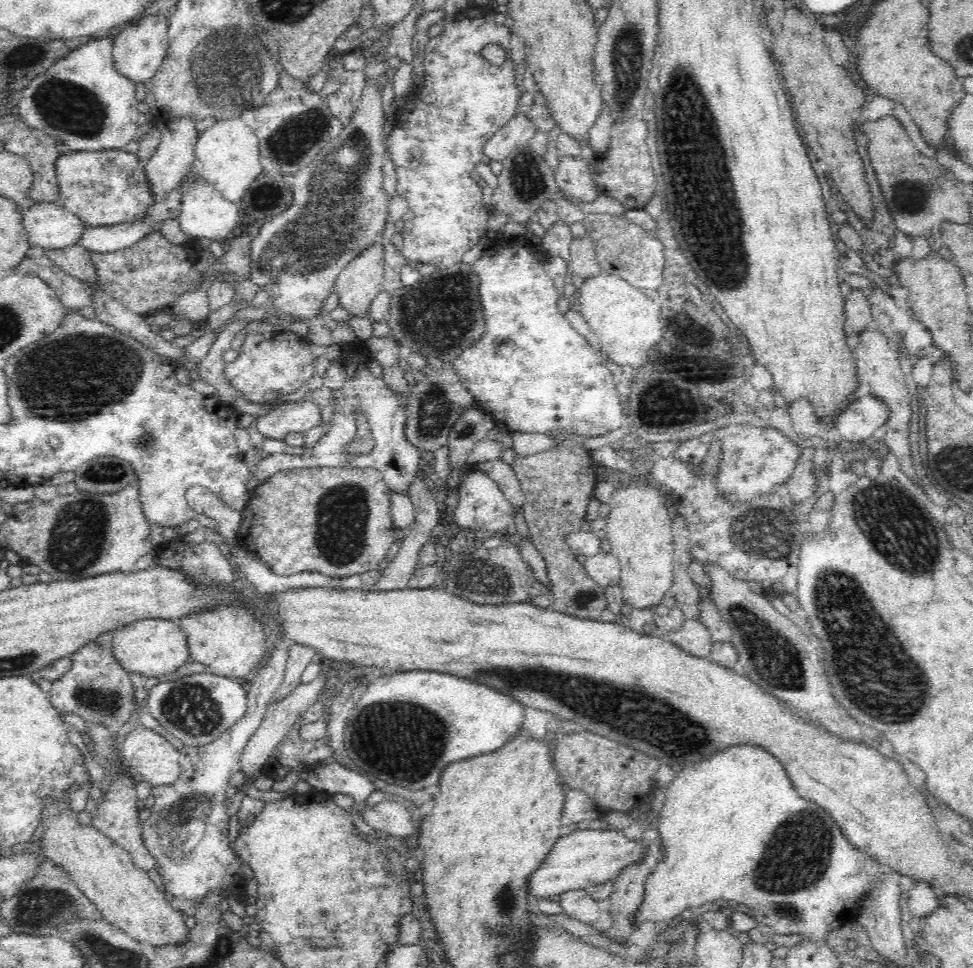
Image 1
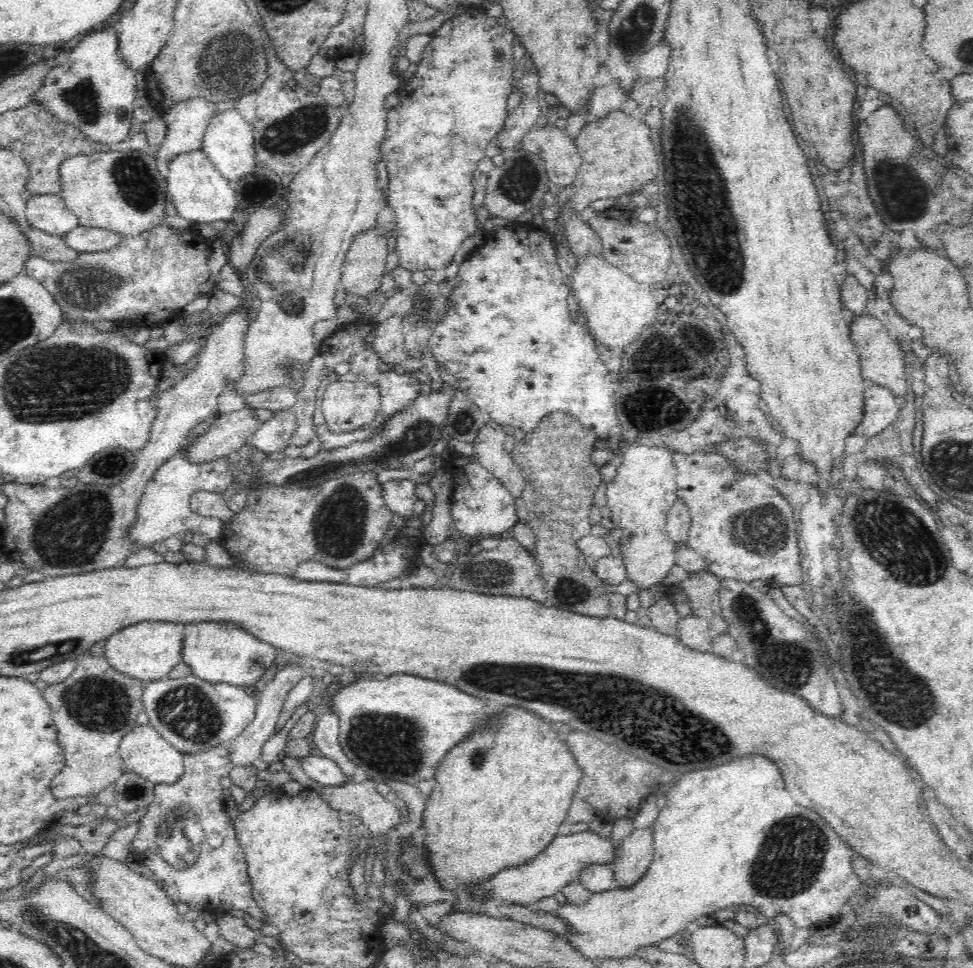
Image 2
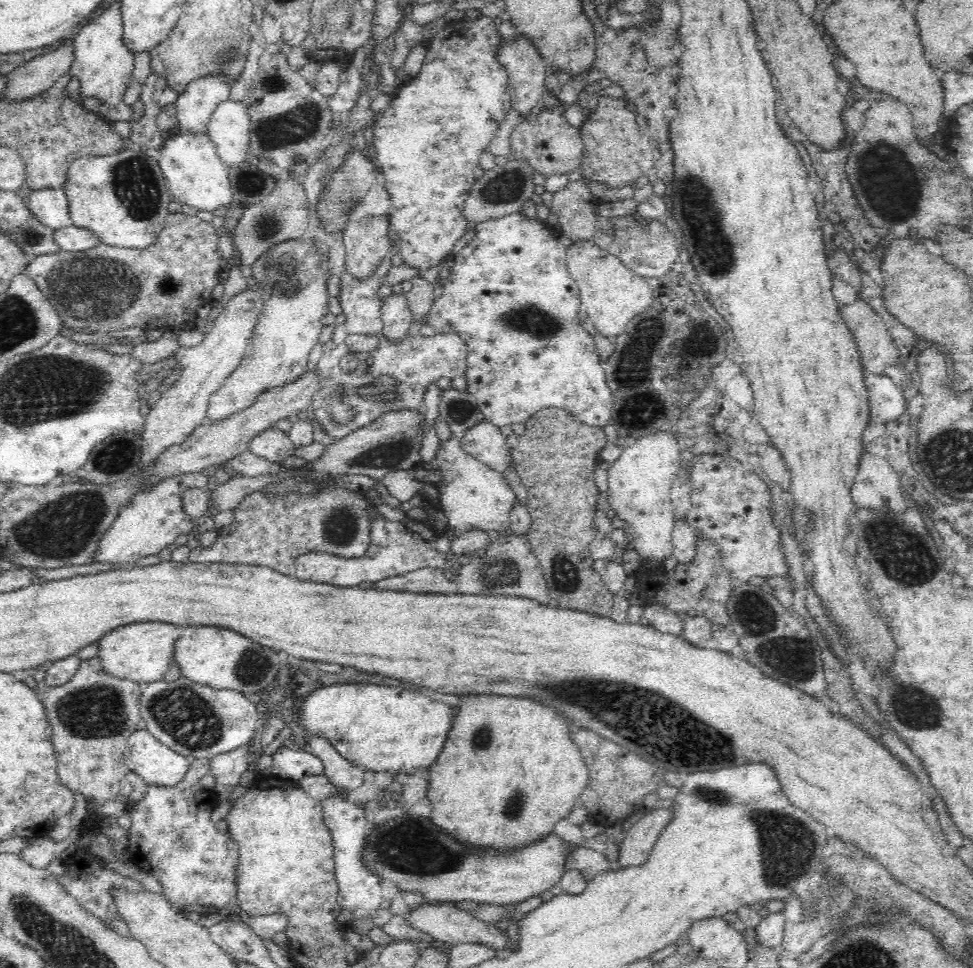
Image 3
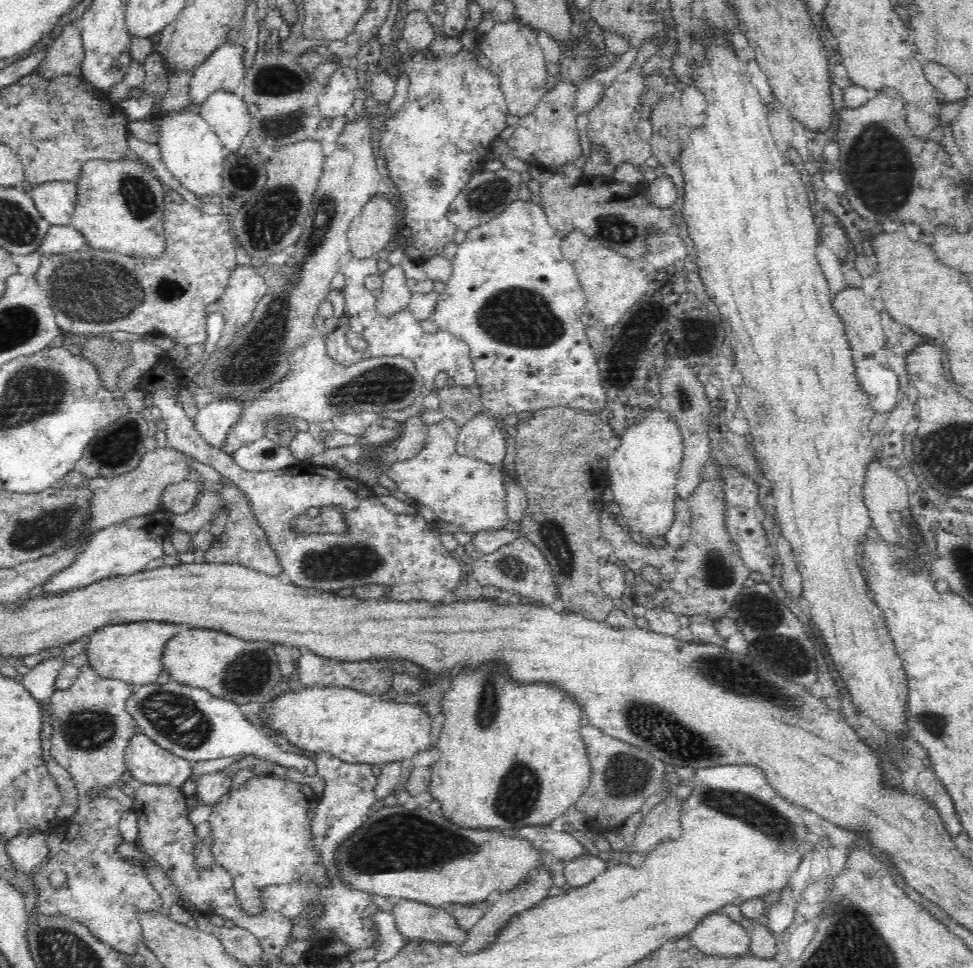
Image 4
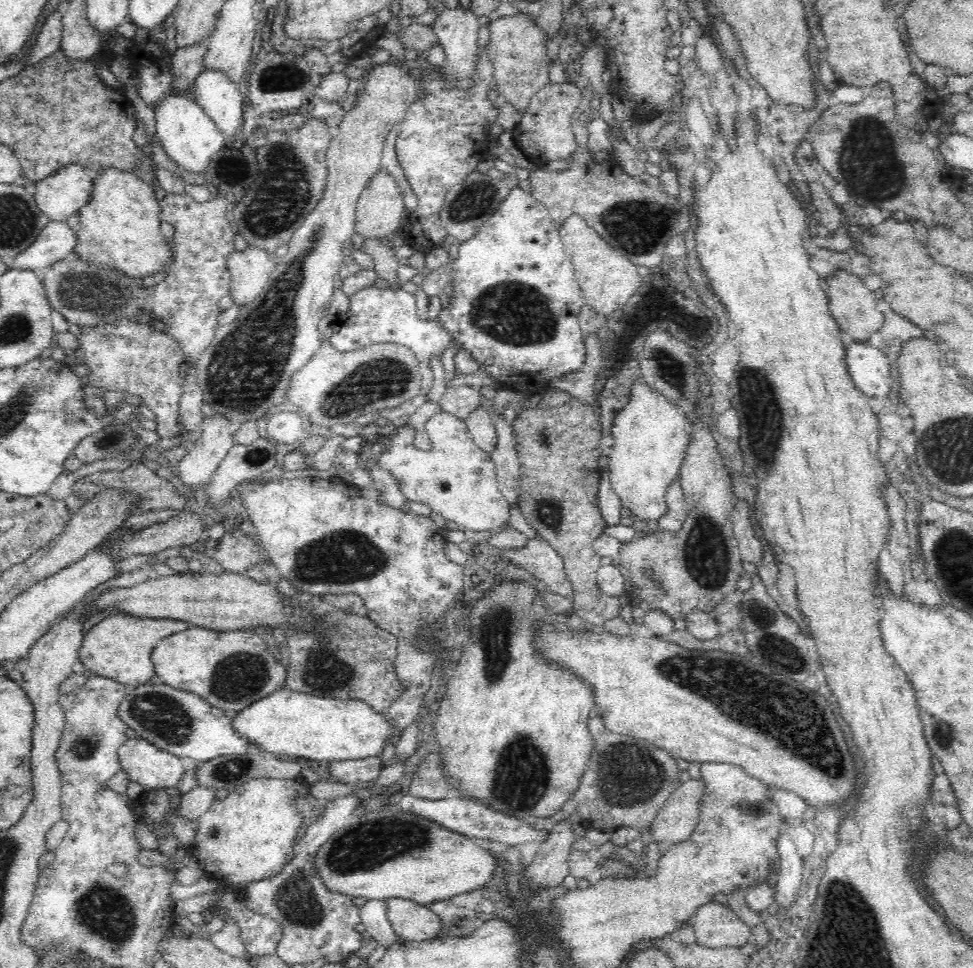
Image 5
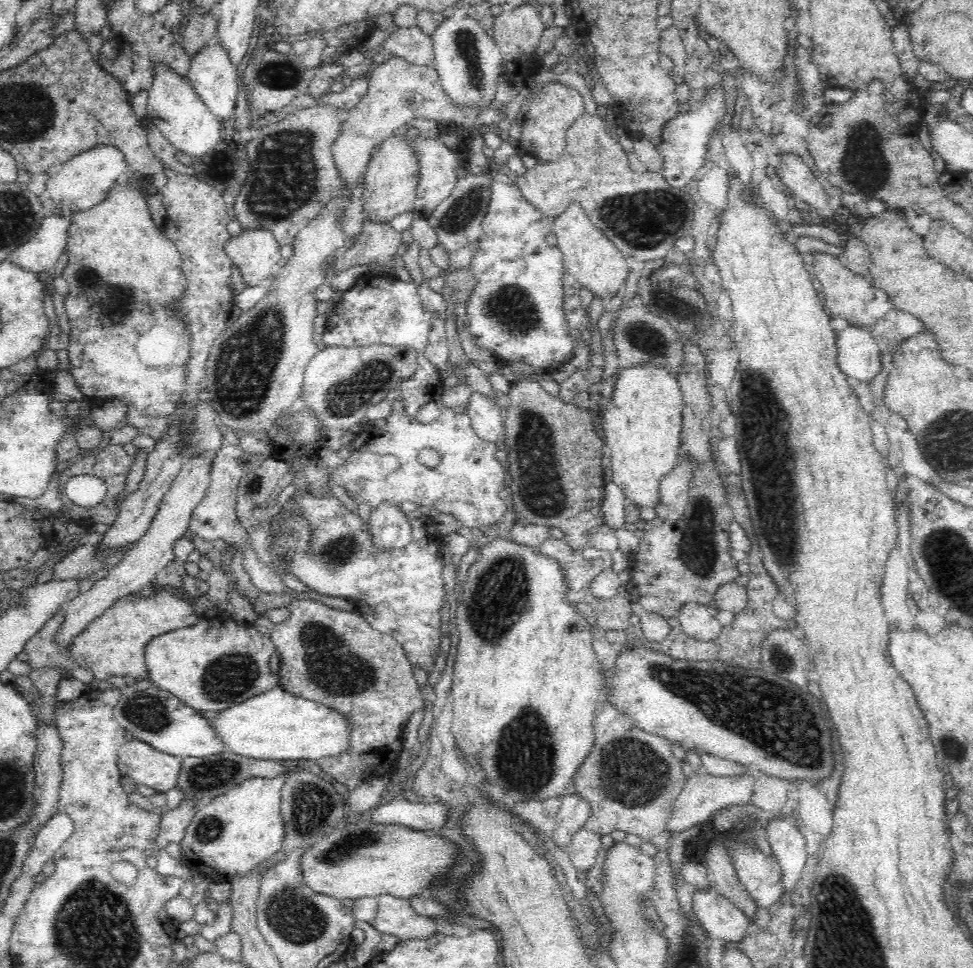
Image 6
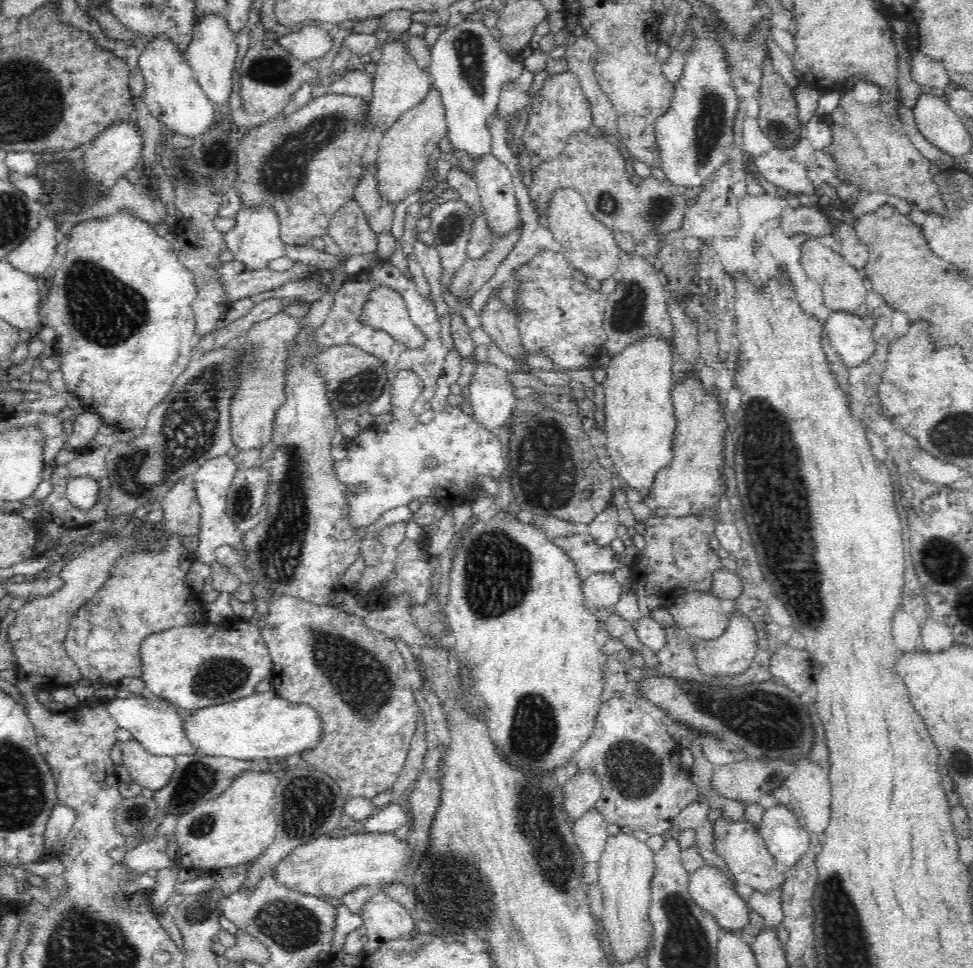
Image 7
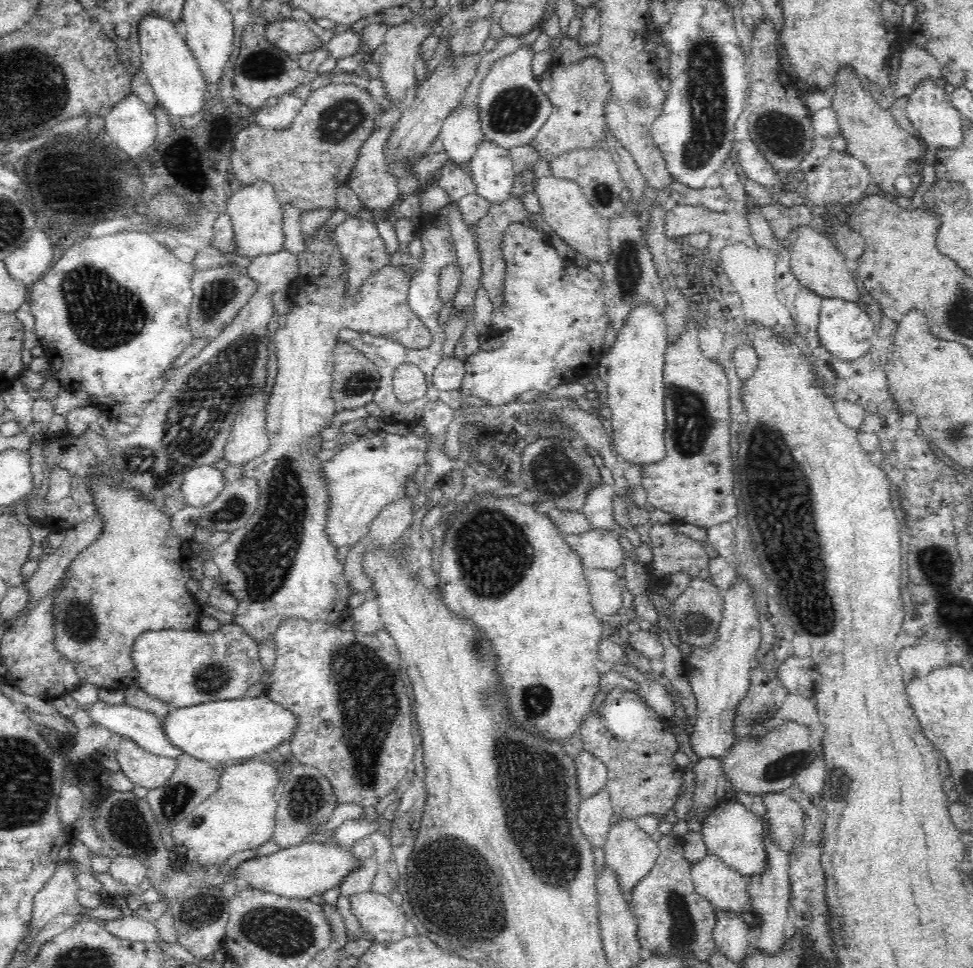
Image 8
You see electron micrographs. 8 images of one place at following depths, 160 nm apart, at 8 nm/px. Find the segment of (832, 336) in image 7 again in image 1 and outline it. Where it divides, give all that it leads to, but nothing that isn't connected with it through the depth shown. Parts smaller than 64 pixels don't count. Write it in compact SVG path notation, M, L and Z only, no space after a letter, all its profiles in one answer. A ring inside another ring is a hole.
M870 394L838 413L832 428L840 440L857 443L872 437L885 424L888 413L885 404Z

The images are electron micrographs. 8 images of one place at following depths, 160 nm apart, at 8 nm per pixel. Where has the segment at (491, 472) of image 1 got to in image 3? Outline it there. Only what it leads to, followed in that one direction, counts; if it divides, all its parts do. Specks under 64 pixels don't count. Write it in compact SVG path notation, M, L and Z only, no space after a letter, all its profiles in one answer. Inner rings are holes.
M488 420L470 428L465 438L460 440L468 453L484 463L488 468L502 474L513 461L511 448L500 428Z

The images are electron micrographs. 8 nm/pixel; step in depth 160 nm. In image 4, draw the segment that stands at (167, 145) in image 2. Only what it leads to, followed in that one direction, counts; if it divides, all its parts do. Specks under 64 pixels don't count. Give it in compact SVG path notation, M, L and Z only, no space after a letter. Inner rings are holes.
M224 44L192 73L189 85L191 109L198 112L214 92L234 93L245 78L240 44Z

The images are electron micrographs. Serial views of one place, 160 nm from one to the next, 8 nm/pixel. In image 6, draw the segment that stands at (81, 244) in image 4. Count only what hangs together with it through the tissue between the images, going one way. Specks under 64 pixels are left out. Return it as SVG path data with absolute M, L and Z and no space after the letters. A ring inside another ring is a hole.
M48 216L38 232L8 256L8 260L30 272L51 271L68 244L68 228L71 221L62 217Z

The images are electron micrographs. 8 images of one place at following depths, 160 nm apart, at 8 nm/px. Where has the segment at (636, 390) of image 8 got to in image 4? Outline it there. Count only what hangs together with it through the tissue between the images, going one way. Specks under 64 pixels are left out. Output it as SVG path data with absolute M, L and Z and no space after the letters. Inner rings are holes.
M658 408L648 410L646 418L640 418L628 426L621 435L621 446L608 456L606 483L613 492L613 500L620 506L630 532L638 532L644 538L664 538L676 520L674 483L683 457L684 442L673 417Z

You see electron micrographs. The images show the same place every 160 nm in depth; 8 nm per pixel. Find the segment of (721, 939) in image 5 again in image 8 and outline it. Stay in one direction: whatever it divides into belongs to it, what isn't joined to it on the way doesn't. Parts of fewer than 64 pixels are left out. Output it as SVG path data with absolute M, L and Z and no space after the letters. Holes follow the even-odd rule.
M707 854L692 865L691 879L696 894L708 900L716 912L724 911L738 918L742 912L753 912L746 880L717 856Z

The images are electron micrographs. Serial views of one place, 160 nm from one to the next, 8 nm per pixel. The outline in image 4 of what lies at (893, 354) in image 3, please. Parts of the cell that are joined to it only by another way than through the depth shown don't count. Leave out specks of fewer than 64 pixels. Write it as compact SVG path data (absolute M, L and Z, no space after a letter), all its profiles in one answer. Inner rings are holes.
M846 288L833 298L833 308L845 325L846 335L852 350L860 350L863 358L873 358L878 350L886 350L887 337L881 324L880 313L874 308L873 295L868 296L862 289Z

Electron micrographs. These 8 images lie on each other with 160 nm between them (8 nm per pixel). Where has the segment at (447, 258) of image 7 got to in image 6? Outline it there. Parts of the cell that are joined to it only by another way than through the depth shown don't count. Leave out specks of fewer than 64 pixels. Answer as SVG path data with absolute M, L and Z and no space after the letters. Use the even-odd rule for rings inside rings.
M467 172L459 177L451 195L438 204L432 216L428 218L429 225L437 234L439 244L448 251L455 251L472 242L477 242L483 235L482 220L488 212L492 200L492 172L486 174L471 174Z

